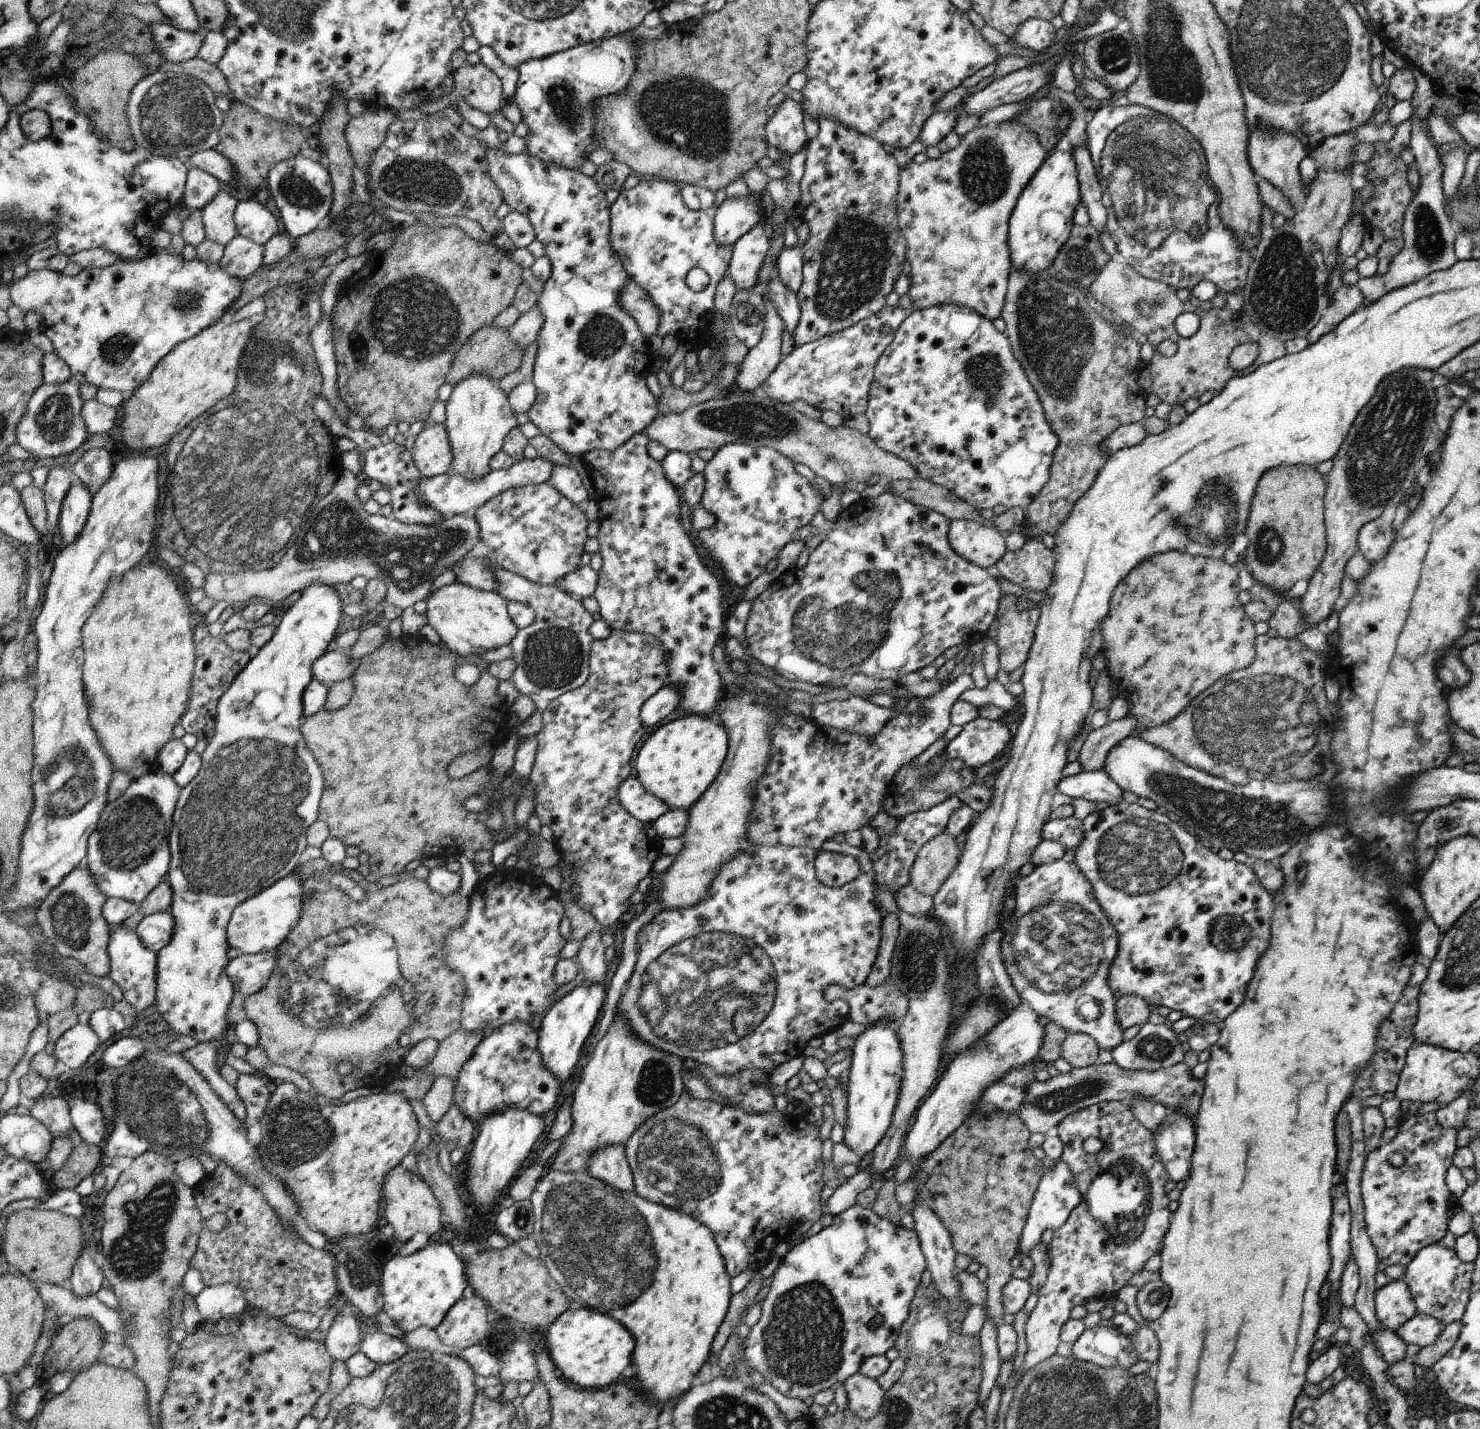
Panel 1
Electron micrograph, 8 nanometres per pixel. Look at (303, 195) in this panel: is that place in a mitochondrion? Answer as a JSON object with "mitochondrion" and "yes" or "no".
{"mitochondrion":"yes"}

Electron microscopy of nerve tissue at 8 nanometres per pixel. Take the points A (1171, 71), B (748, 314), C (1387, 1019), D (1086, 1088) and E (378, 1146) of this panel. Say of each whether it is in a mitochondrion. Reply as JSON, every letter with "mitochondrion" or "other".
{"A":"mitochondrion","B":"mitochondrion","C":"other","D":"mitochondrion","E":"other"}

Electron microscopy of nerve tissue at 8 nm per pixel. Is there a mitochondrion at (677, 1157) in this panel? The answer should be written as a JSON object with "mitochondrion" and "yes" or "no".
{"mitochondrion":"yes"}

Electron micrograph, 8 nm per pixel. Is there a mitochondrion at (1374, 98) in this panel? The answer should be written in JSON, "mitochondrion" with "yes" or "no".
{"mitochondrion":"no"}

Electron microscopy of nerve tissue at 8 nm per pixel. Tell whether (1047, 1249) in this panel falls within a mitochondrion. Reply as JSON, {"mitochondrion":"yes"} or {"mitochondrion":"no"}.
{"mitochondrion":"no"}

